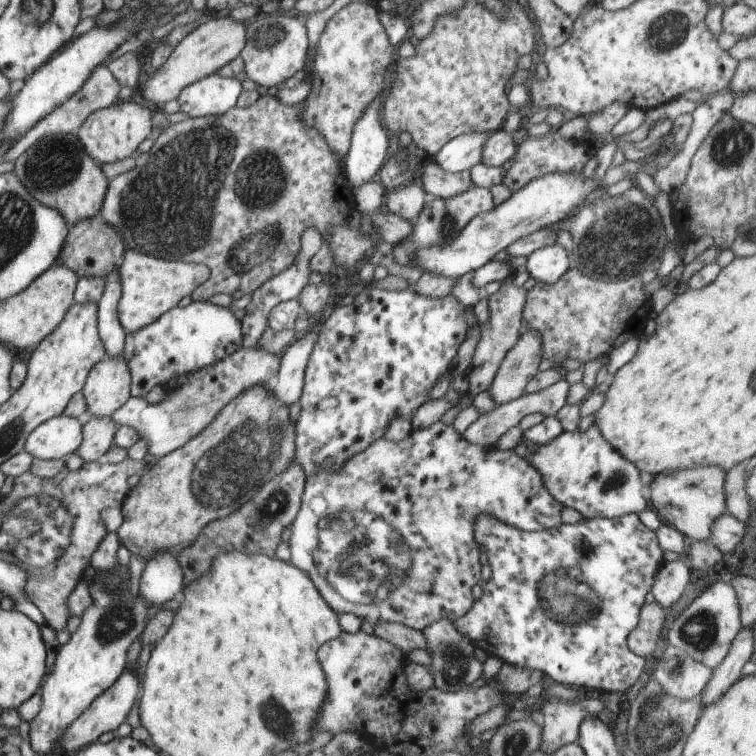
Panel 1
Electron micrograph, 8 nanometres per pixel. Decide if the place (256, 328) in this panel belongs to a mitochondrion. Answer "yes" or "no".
no

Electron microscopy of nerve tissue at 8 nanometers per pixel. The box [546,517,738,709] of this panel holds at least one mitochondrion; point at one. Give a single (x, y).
(698, 630)

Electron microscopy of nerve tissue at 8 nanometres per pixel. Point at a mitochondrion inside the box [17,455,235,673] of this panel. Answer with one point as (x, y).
(118, 619)

